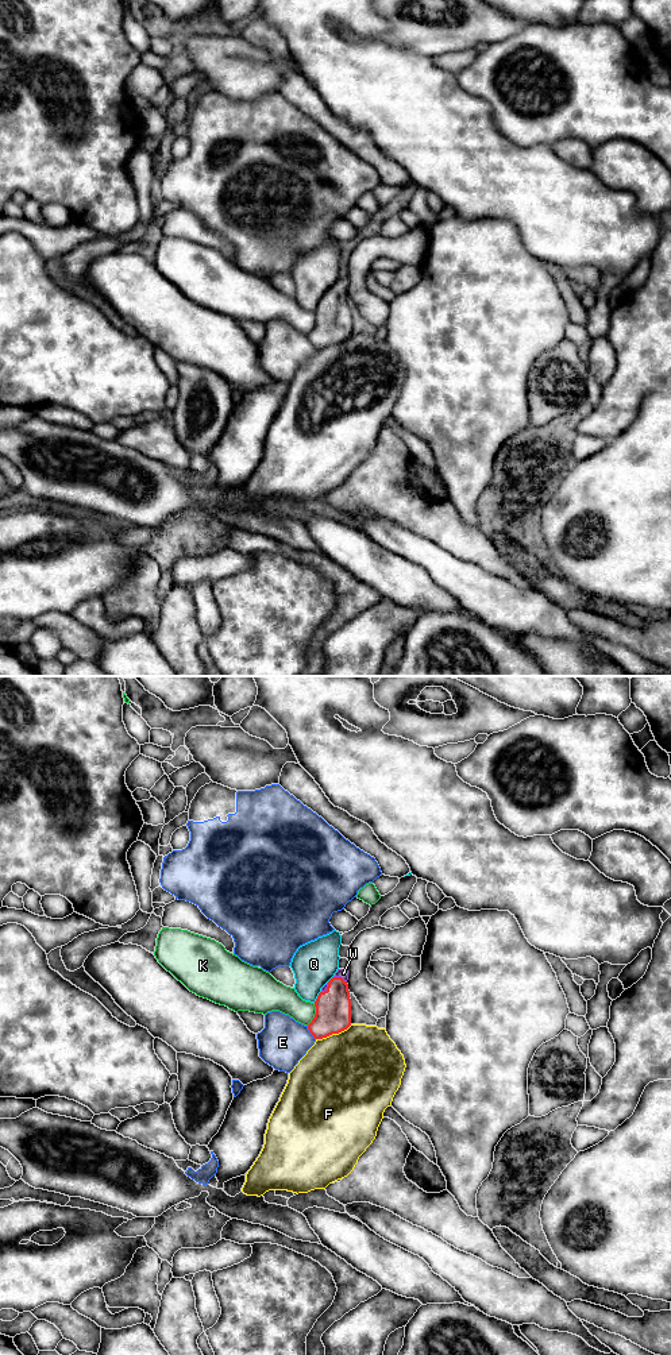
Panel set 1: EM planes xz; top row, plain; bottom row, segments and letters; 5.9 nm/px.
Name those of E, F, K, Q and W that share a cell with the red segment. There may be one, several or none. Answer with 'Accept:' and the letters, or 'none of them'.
Accept: W

